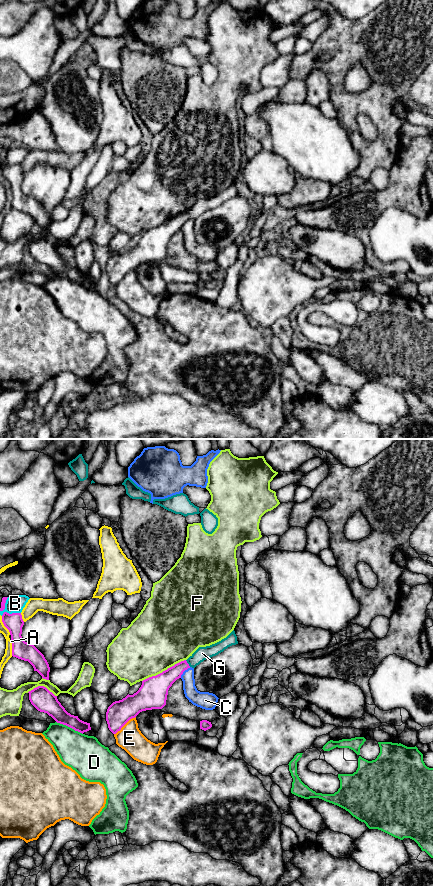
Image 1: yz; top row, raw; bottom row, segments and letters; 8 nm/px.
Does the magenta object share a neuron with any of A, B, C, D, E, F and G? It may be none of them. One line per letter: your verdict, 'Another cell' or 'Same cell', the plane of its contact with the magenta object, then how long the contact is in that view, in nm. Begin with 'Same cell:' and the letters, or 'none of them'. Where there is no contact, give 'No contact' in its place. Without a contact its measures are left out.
Same cell: G
A: Another cell. Touches magenta in yz. Shared border 120 nm
B: Another cell. Touches magenta in yz. Shared border 170 nm
C: Another cell. Touches magenta in yz. Shared border 120 nm
D: Another cell. Touches magenta in yz. Shared border 240 nm
E: Another cell. Touches magenta in yz. Shared border 220 nm
F: Another cell. Touches magenta in yz. Shared border 400 nm
G: Same cell. Touches magenta in yz. Shared border 70 nm

